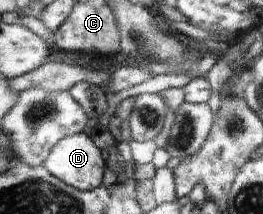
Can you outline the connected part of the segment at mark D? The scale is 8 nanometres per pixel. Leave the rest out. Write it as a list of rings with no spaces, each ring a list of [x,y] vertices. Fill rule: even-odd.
[[[83,132],[58,142],[47,157],[45,167],[55,178],[80,191],[97,188],[105,174],[99,146]]]

